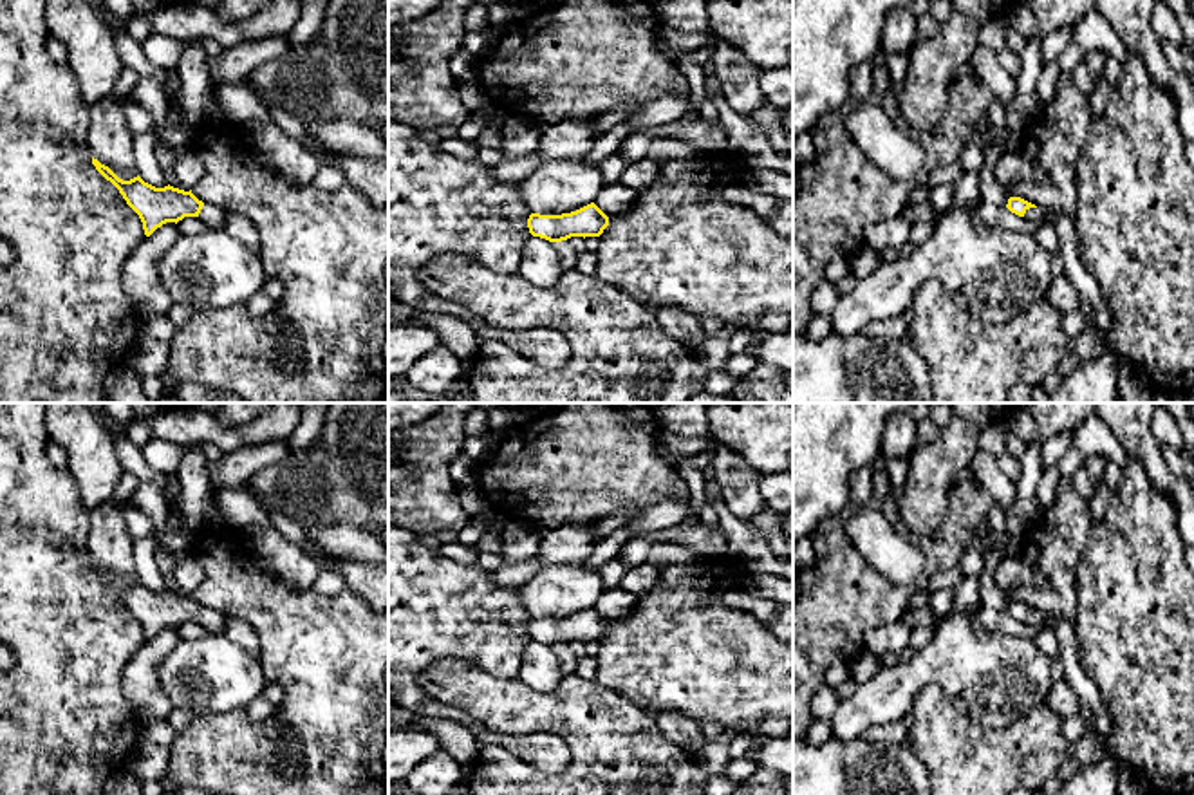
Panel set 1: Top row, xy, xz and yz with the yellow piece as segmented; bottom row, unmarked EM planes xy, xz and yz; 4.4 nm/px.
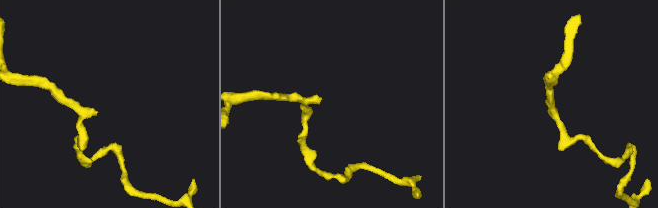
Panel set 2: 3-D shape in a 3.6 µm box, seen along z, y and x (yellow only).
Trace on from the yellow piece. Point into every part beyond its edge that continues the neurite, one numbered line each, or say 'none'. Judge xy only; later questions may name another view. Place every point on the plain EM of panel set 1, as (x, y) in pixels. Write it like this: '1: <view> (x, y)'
1: xy (212, 620)

